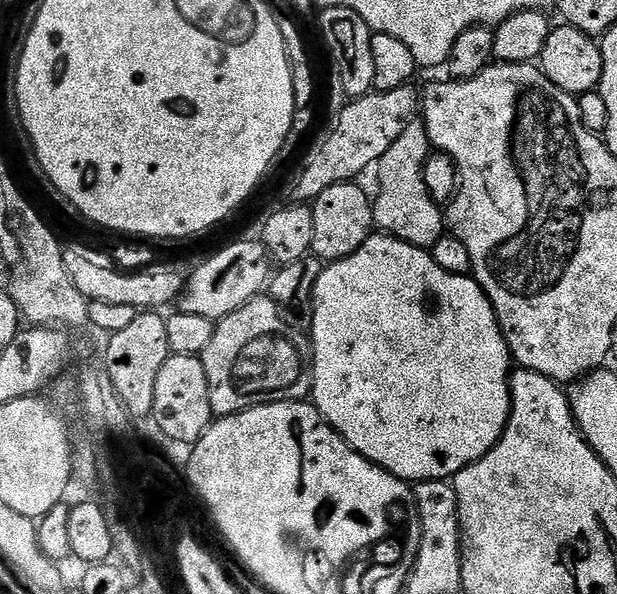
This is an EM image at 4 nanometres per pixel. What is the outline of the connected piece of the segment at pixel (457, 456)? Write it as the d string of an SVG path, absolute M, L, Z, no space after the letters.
M373 234L357 252L350 254L341 260L333 260L325 267L324 272L318 278L318 282L314 286L314 294L312 295L312 326L310 329L310 343L312 346L312 390L310 393L311 403L322 414L324 419L335 432L342 437L348 445L358 454L362 454L362 458L366 458L370 462L374 462L378 466L382 466L382 470L386 470L390 474L394 474L399 480L405 482L423 482L426 480L446 480L451 481L462 470L466 470L466 466L470 466L474 462L478 462L483 458L490 449L497 444L502 438L502 434L508 428L508 419L512 413L512 374L514 371L514 361L512 351L508 349L506 338L500 329L500 323L496 317L494 306L490 302L490 298L482 290L475 278L471 275L455 276L446 270L442 270L442 266L438 266L438 262L434 262L431 251L423 248L415 248L406 242L402 242L398 238L387 234Z

